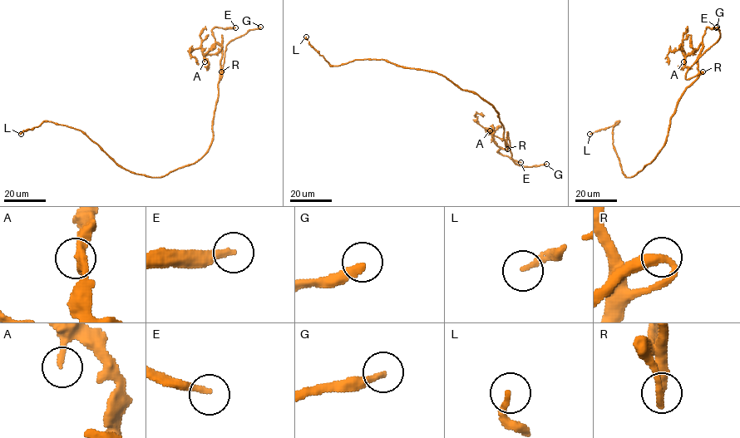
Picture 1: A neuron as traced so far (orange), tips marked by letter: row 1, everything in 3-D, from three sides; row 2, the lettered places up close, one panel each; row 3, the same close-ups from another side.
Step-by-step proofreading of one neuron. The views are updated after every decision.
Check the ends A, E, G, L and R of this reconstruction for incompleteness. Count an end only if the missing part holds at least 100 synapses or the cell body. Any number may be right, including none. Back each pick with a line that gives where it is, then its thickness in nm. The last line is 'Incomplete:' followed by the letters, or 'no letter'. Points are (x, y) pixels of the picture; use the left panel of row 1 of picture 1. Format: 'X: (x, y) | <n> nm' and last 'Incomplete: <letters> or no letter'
E: (235, 27) | 260 nm
G: (260, 27) | 280 nm
Incomplete: E, G

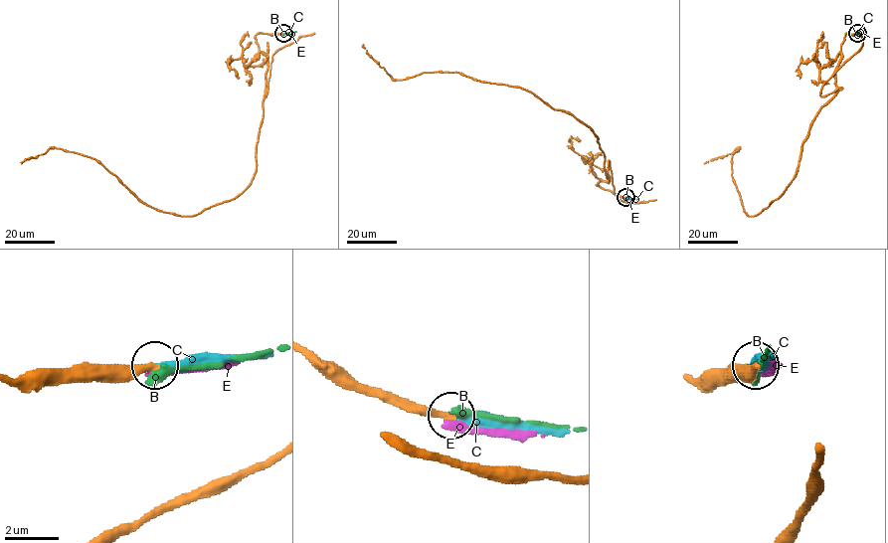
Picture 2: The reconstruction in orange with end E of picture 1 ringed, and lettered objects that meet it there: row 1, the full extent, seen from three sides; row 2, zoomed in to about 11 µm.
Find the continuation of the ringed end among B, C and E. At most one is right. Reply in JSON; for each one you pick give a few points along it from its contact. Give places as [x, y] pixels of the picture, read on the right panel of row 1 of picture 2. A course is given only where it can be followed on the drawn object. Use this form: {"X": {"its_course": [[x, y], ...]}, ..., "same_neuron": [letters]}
{"same_neuron": ["C"]}

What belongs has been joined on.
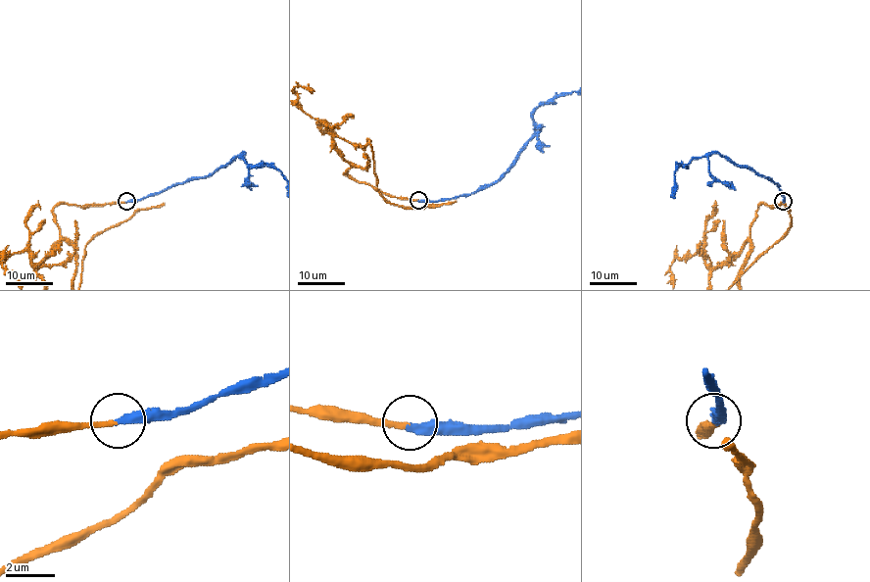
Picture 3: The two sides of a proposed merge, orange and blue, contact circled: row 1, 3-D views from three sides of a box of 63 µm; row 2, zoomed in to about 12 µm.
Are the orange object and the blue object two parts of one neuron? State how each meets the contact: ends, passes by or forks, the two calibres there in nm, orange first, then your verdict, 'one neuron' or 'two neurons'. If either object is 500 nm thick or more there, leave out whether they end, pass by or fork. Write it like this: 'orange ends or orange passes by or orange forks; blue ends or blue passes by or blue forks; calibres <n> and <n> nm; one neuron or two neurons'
orange ends; blue ends; calibres 240 and 360 nm; one neuron

